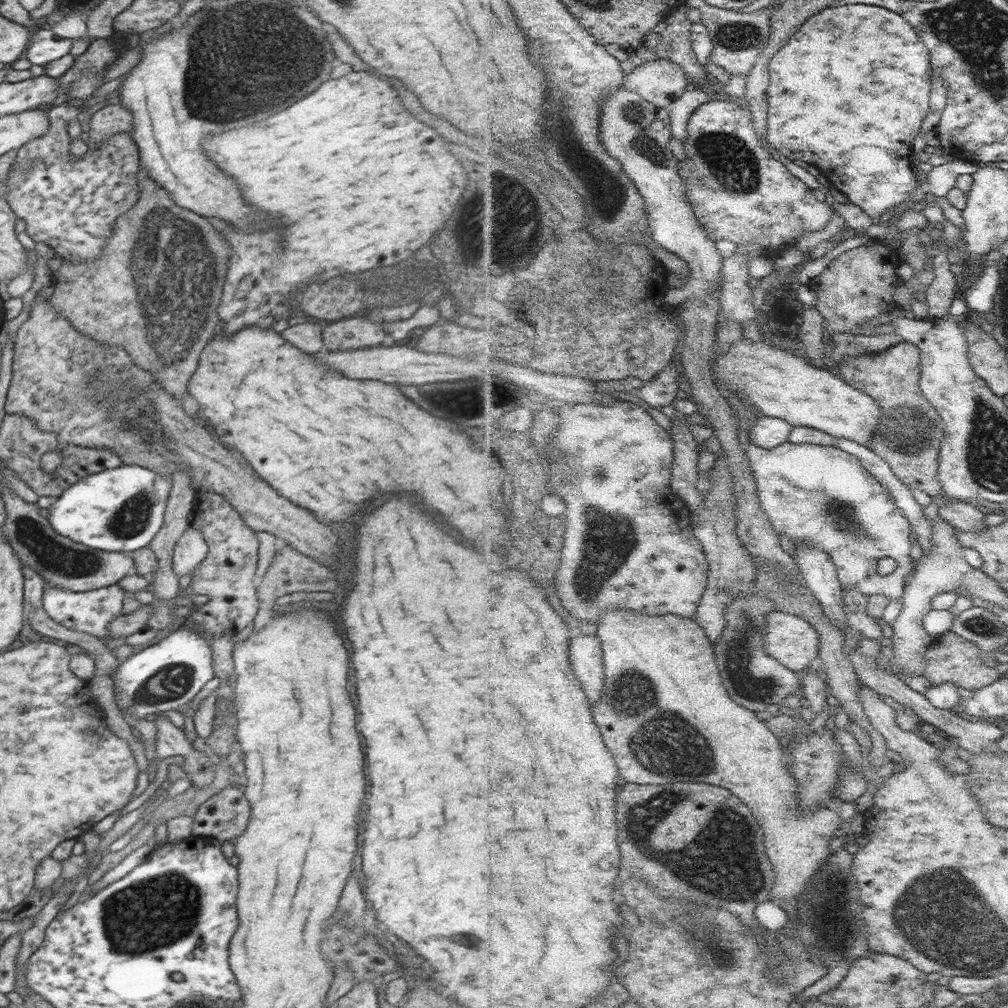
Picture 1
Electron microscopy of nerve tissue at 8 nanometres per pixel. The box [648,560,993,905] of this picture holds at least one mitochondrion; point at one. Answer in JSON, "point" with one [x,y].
{"point":[708,868]}

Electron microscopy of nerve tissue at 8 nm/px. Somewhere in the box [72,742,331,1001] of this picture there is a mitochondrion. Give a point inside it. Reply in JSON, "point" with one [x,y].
{"point":[152,914]}

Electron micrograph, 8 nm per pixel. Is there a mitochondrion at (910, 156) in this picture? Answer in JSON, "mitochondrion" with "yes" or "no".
{"mitochondrion":"no"}

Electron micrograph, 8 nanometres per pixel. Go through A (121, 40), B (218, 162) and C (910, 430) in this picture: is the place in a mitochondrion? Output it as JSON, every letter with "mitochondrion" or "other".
{"A":"other","B":"other","C":"mitochondrion"}

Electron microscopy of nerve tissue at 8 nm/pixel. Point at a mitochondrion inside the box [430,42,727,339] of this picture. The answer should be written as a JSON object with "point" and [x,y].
{"point":[598,171]}

